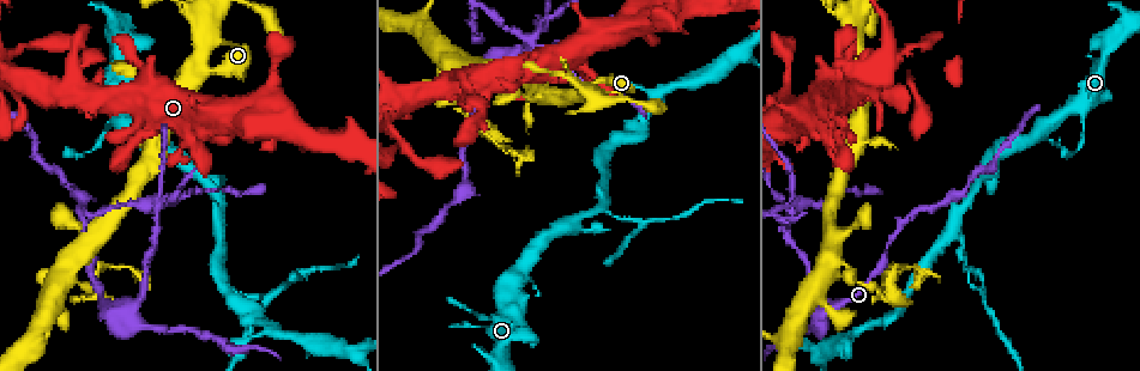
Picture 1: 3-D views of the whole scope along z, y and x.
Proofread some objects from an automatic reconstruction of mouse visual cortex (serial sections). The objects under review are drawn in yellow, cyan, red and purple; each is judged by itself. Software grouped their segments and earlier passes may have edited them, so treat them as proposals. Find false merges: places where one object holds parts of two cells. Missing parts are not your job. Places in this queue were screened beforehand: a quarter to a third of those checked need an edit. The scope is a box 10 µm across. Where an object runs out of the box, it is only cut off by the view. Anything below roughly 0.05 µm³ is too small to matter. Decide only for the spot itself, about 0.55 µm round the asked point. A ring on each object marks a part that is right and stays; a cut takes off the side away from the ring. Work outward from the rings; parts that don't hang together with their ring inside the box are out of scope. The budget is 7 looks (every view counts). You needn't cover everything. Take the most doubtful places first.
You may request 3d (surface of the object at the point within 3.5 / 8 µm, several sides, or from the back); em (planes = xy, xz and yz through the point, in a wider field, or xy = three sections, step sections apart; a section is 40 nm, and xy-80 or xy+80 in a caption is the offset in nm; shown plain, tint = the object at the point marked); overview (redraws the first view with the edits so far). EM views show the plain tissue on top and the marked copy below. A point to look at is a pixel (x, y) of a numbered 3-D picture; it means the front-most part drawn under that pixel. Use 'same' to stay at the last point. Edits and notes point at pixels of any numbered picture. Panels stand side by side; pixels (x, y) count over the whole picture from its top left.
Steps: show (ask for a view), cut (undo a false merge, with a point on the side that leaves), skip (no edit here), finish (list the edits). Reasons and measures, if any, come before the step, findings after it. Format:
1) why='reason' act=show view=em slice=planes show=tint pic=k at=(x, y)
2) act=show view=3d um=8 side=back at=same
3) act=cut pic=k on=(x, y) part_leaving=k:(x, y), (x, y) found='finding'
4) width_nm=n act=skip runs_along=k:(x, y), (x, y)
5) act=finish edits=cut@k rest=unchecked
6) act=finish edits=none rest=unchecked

why='two arms in line, one across' act=show view=3d um=8 pic=1 at=(603, 189)

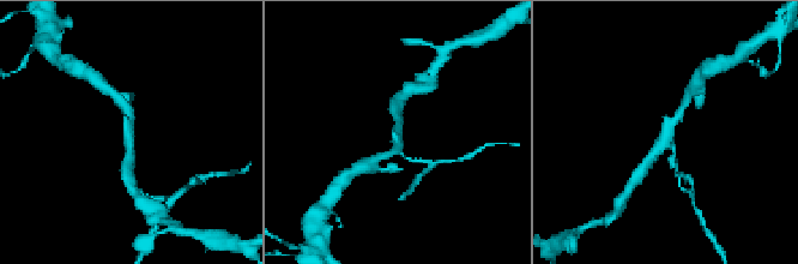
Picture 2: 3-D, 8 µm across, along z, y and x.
act=show view=em slice=xy step=3 show=tint at=same

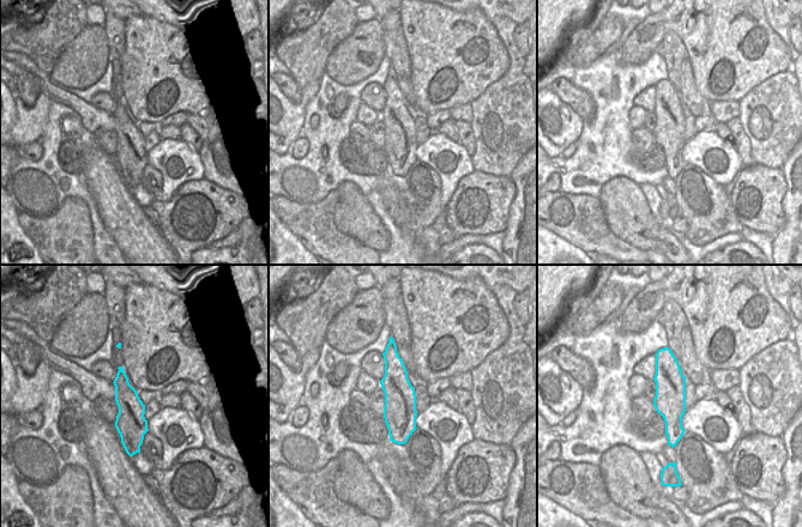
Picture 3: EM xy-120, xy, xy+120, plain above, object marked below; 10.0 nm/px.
width_nm=320 act=skip runs_along=3:(391, 349), (399, 394), (402, 441) found='all the same cell'

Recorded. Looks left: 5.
why='branch point' act=show view=em slice=xy step=5 show=tint pic=1 at=(876, 287)

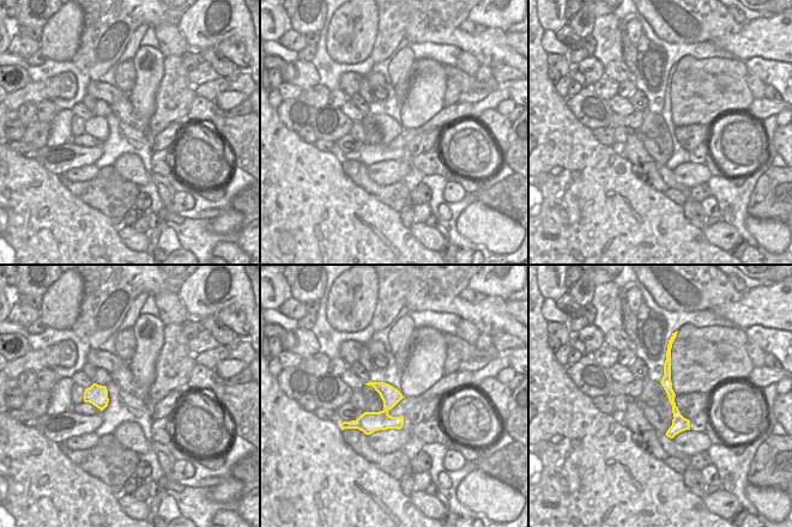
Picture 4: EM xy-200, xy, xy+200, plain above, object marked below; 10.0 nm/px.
why='see where the arms go' act=show view=3d um=3.5 at=same

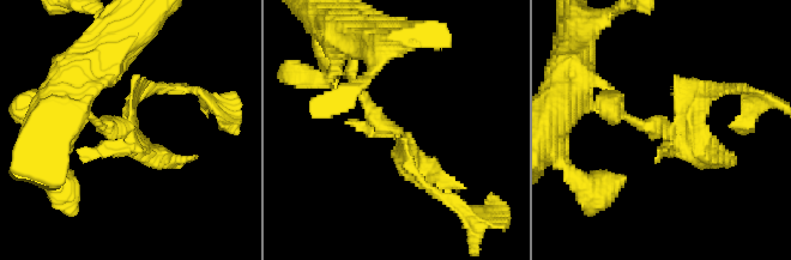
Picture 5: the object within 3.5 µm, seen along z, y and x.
act=cut pic=5 on=(426, 159) border=4:(384, 410), (387, 412) found='a second cell is stuck on'

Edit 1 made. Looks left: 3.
why='sharp bend' act=show view=3d um=3.5 side=back pic=1 at=(139, 302)

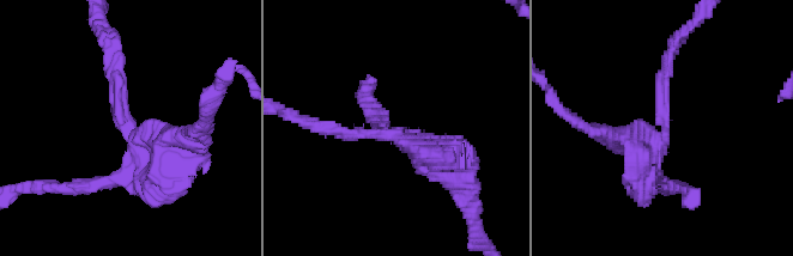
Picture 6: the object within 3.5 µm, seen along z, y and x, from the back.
arm_widths_nm=200,300 why='need the tissue' act=show view=em slice=xy step=1 show=tint pic=6 at=(128, 134)

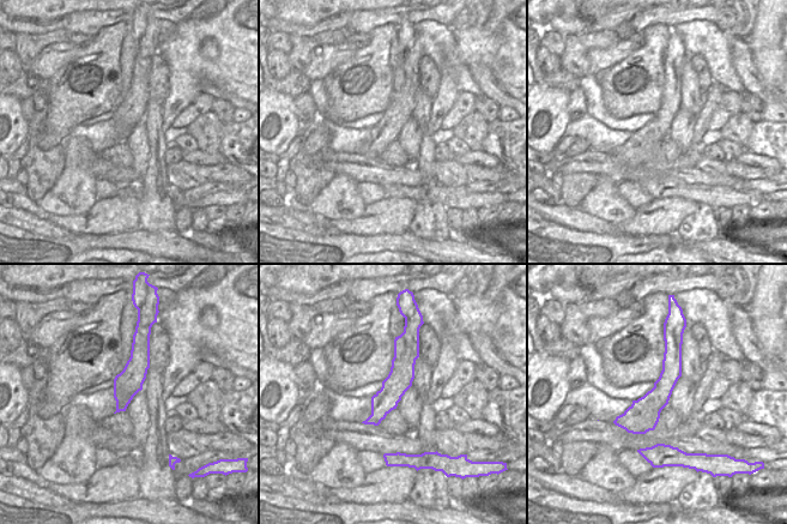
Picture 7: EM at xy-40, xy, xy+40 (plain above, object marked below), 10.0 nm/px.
act=cut pic=6 on=(660, 93) found='two cells meet here'

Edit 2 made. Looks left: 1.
act=finish edits=cut@5,cut@6 rest=unchecked

